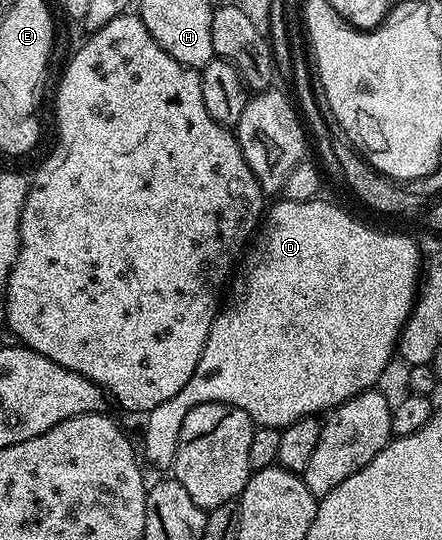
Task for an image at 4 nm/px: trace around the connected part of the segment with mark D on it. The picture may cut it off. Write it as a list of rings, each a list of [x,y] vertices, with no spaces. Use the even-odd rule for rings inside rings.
[[[322,198],[312,200],[278,199],[278,204],[270,203],[263,216],[263,223],[256,237],[257,249],[253,256],[246,255],[245,276],[232,277],[227,288],[227,295],[213,320],[211,330],[207,334],[207,342],[203,346],[203,354],[199,358],[199,366],[195,366],[195,374],[183,386],[179,400],[185,406],[194,408],[200,404],[234,404],[239,410],[247,410],[254,425],[263,428],[283,429],[291,422],[304,416],[317,416],[328,413],[347,402],[355,394],[372,389],[373,384],[385,372],[389,359],[394,359],[397,339],[401,337],[403,326],[413,309],[413,301],[419,291],[419,277],[423,272],[423,252],[409,236],[396,236],[393,232],[380,232],[377,228],[368,228],[365,224],[353,220],[349,212],[344,212],[337,204],[328,204]]]

